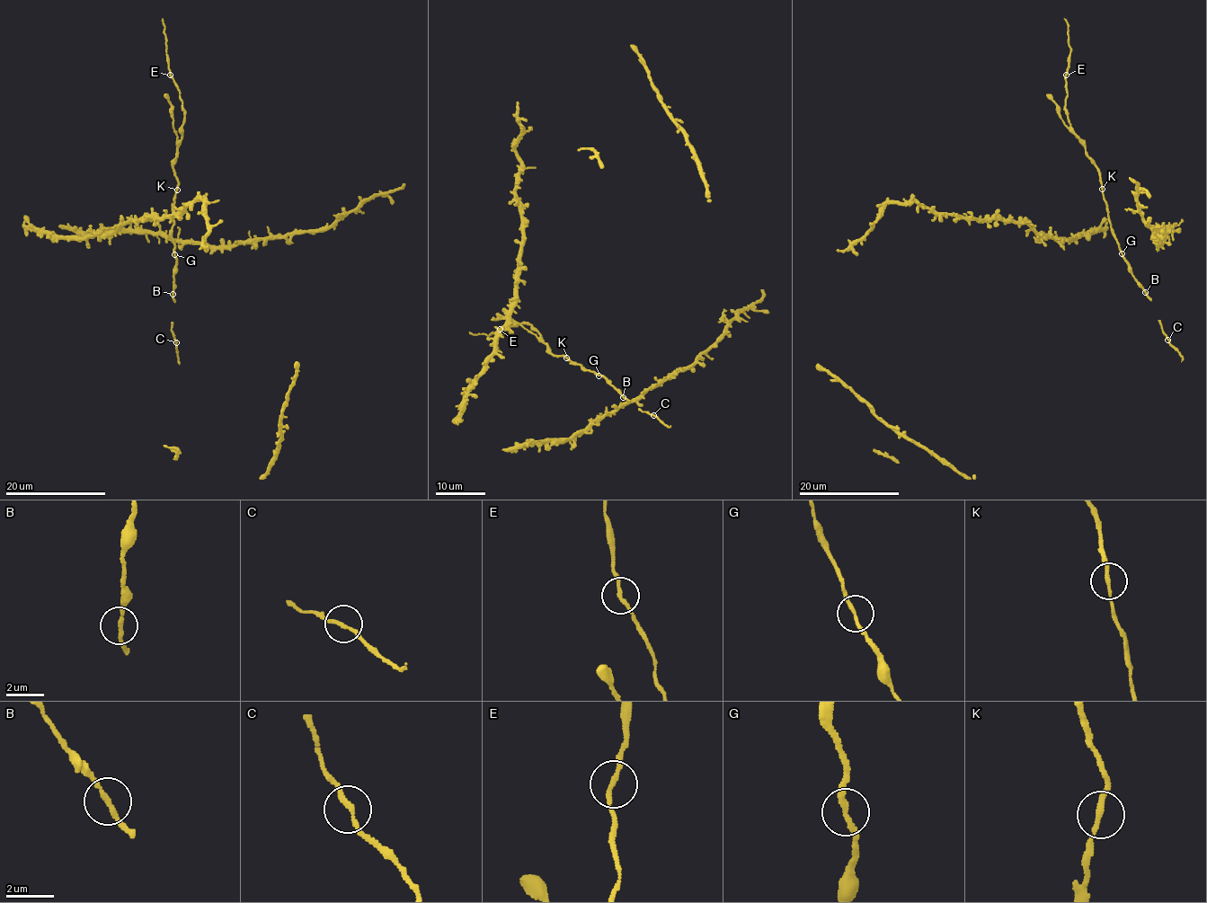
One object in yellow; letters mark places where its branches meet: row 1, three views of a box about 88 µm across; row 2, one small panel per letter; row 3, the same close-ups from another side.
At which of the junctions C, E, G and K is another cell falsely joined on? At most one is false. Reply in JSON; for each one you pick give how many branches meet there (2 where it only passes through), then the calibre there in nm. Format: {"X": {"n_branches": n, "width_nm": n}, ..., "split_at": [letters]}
{"split_at": []}

